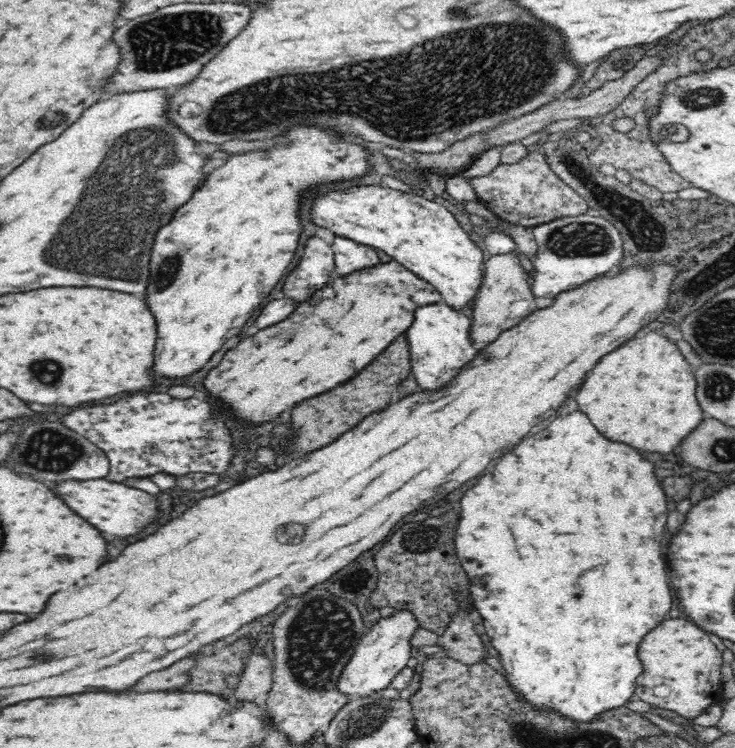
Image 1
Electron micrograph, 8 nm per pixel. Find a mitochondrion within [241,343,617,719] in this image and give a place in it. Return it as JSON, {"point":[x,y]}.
{"point":[320,634]}

